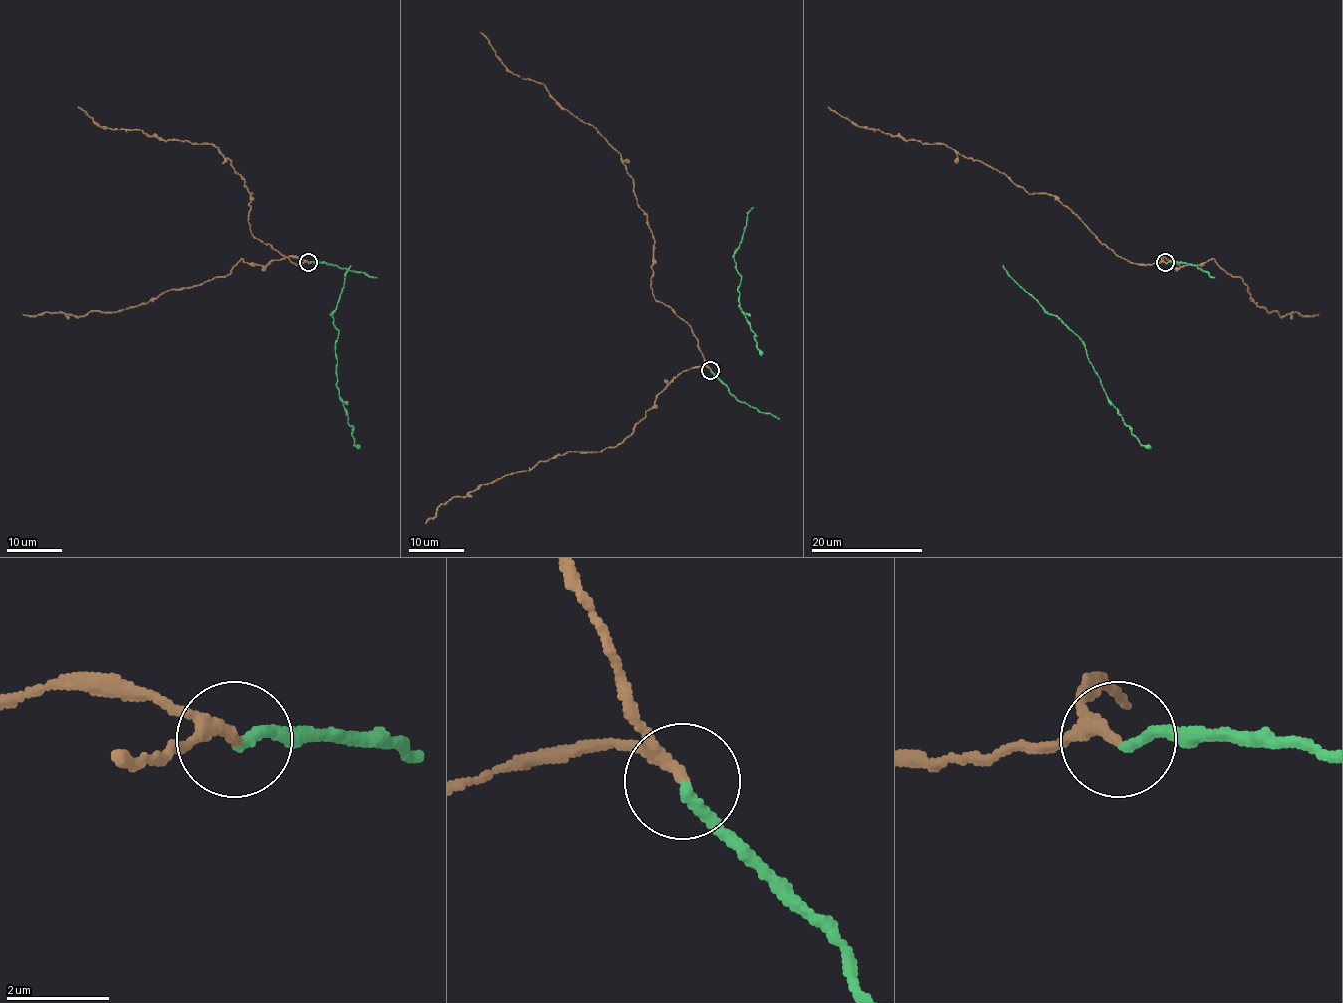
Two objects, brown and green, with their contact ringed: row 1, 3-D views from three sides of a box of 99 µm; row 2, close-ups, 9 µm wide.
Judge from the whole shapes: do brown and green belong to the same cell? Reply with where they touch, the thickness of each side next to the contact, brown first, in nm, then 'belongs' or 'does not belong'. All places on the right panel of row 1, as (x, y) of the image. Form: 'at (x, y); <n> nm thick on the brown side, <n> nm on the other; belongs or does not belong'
at (1165, 262); 200 nm thick on the brown side, 200 nm on the other; belongs

